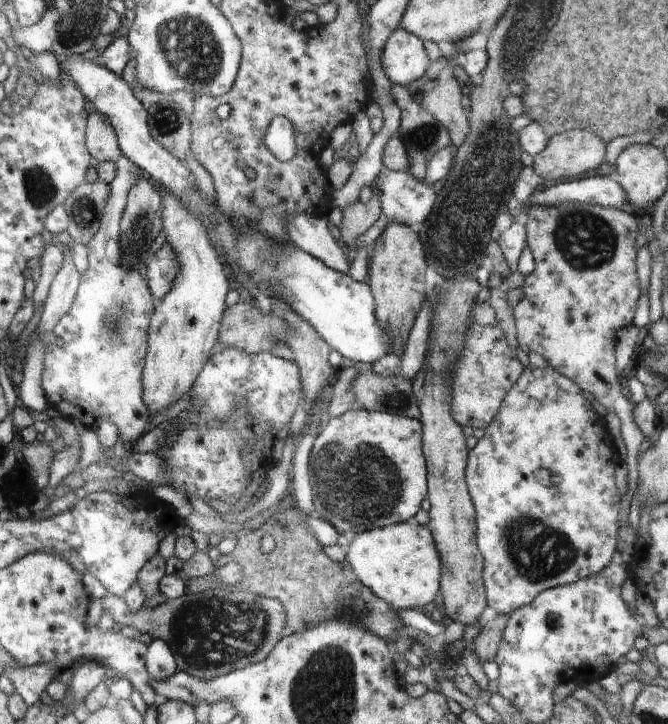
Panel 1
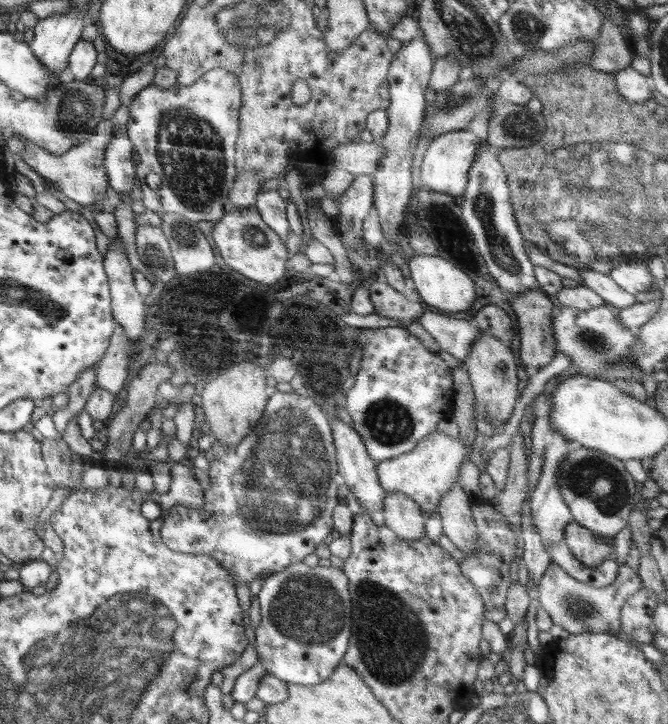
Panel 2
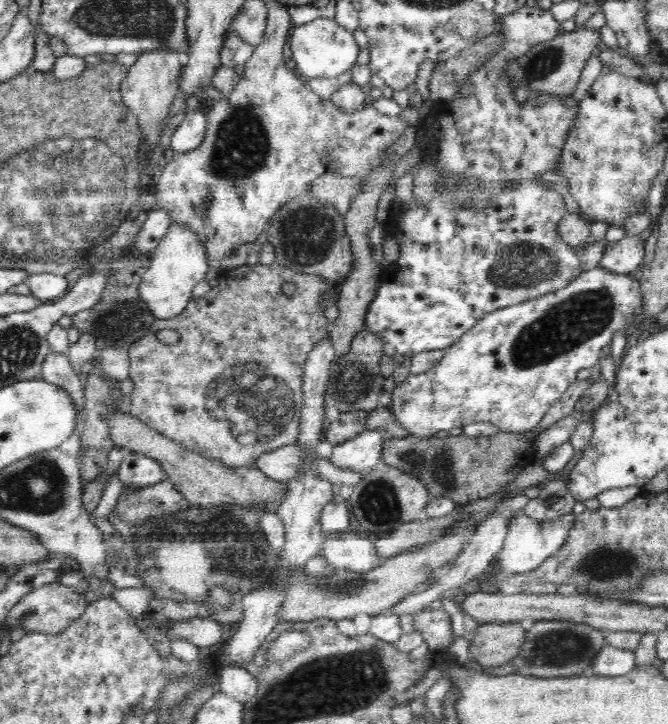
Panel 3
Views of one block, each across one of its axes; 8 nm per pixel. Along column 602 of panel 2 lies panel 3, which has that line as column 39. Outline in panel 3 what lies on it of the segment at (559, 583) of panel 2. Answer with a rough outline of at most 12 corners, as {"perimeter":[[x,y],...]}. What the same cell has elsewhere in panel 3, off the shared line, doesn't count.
{"perimeter":[[56,581],[27,592],[4,624],[59,635],[88,606]]}

